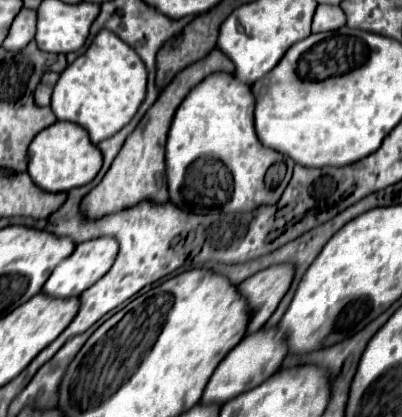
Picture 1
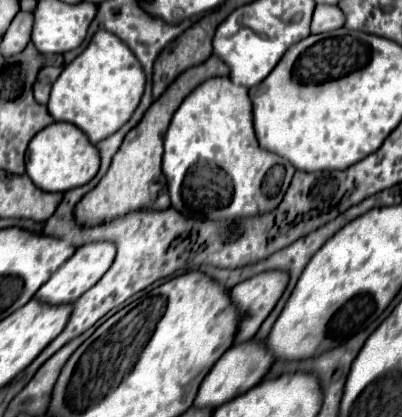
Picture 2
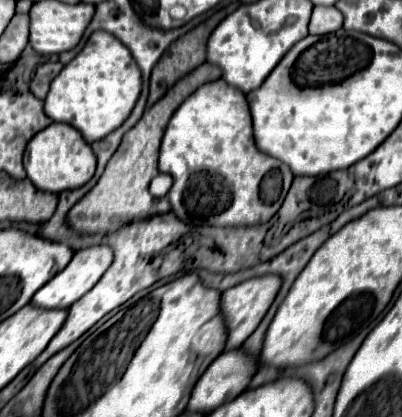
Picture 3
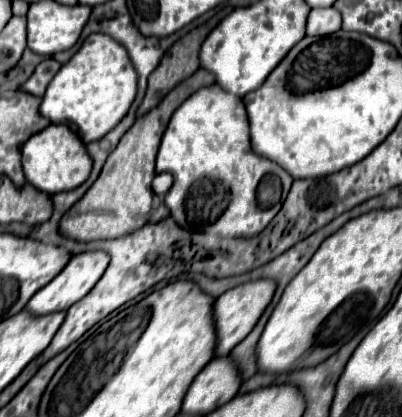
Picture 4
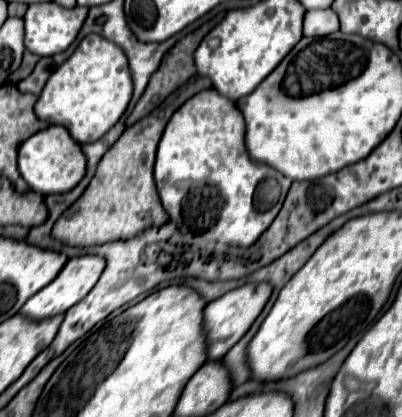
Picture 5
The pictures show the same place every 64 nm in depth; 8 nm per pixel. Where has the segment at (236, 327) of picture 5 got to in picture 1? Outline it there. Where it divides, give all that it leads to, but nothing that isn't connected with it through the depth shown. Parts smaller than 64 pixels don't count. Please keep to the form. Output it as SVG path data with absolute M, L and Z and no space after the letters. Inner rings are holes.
M276 264L272 268L256 272L256 276L250 276L238 286L242 296L248 300L252 312L248 334L264 326L266 320L274 314L280 300L288 292L292 278L294 278L292 264Z

